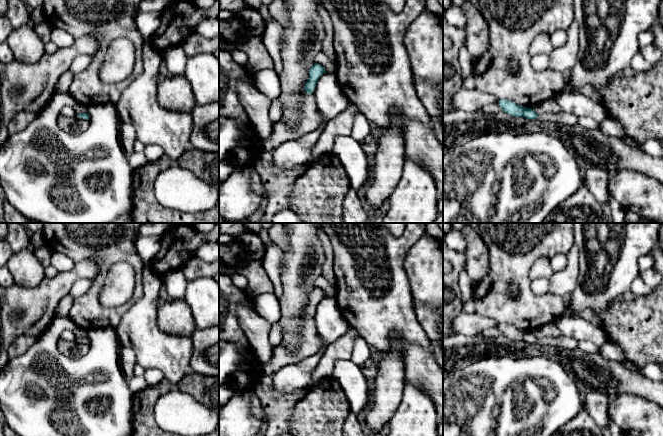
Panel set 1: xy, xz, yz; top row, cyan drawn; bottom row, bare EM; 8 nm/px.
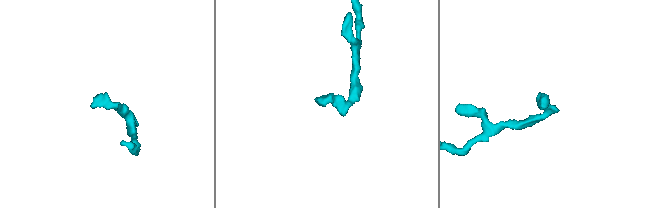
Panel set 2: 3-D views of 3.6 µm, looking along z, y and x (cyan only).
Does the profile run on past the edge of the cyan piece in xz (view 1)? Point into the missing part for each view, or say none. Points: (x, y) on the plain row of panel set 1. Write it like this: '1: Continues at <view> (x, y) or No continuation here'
1: Continues at xz (310, 345)

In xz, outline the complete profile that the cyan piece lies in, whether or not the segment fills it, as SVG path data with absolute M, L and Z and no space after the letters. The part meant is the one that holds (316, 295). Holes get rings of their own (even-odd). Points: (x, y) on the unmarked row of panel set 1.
M314 288L309 293L309 303L304 310L304 314L307 317L298 332L301 339L298 348L295 351L291 351L282 345L276 346L271 361L260 363L261 377L272 376L288 364L300 363L304 359L323 351L313 314L324 297L326 297L326 294L321 288Z

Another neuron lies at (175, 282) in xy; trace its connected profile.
M181 268L172 270L162 277L162 285L166 288L170 300L184 299L188 280Z

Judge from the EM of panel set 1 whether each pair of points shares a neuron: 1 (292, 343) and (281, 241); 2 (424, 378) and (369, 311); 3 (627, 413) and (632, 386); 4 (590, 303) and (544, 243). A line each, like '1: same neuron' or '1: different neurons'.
1: different neurons
2: same neuron
3: different neurons
4: different neurons

